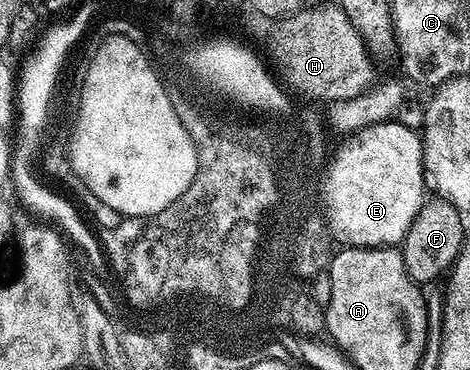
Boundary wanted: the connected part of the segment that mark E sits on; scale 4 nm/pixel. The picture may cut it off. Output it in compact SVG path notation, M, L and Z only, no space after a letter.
M390 120L346 137L340 143L337 163L333 166L333 190L333 218L336 227L345 233L343 243L351 246L400 247L427 201L422 135L416 129L405 126L404 121Z

